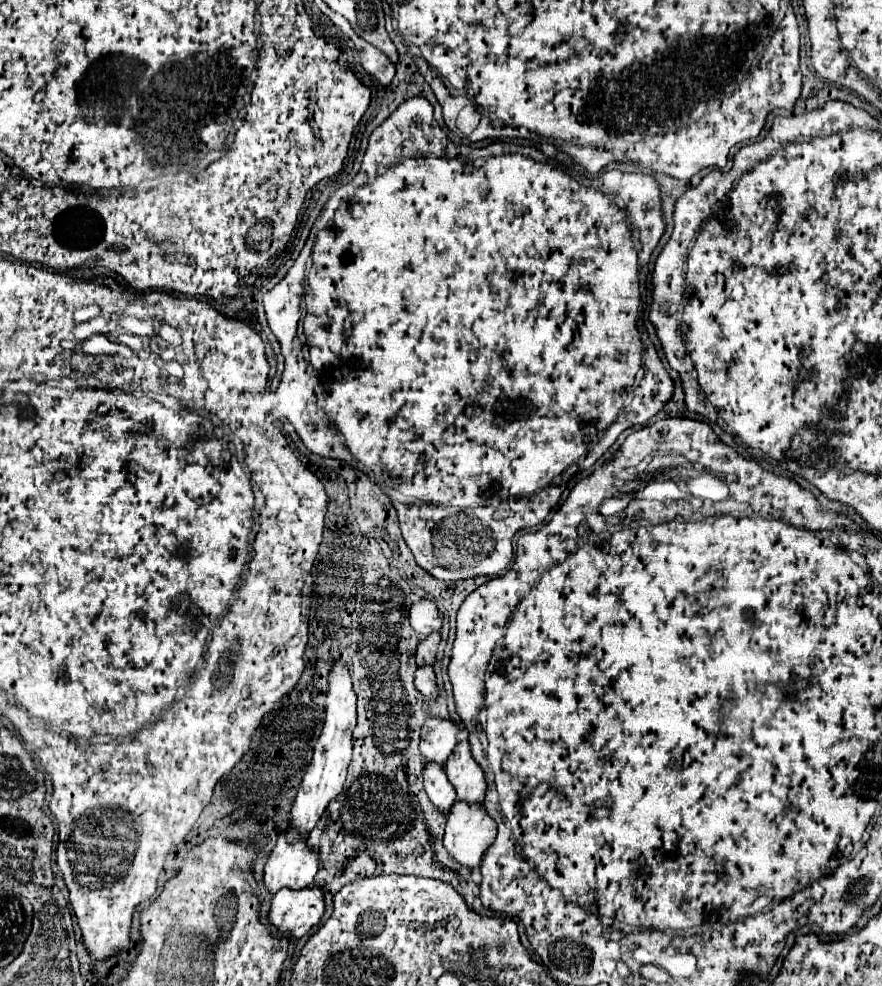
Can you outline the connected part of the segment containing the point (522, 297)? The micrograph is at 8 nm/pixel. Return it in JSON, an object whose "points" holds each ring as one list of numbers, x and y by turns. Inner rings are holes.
{"points":[[411,98,411,100,405,100,405,102,403,102,403,104,401,104,401,106,399,106,399,108,397,108,397,110,395,110,395,112,393,112,393,114,391,114,391,116,389,116,389,118,387,118,387,120,385,120,385,122,383,122,383,124,381,124,381,126,377,126,377,128,375,128,375,130,373,130,373,132,371,132,371,136,369,136,369,146,367,146,367,152,365,152,365,158,363,158,363,168,361,168,361,172,359,172,359,174,357,174,357,176,355,176,355,178,353,178,353,182,351,182,351,184,347,184,347,186,343,186,343,188,341,188,341,190,337,190,337,192,335,192,335,194,333,194,333,198,331,198,331,200,329,200,329,204,327,204,327,212,335,212,335,216,333,216,333,218,331,218,331,220,329,220,329,222,327,222,327,226,325,226,325,228,323,228,323,230,321,230,321,232,319,232,319,234,317,234,317,240,313,240,313,238,311,238,311,240,307,240,307,244,305,244,305,248,303,248,303,250,301,250,301,254,299,254,299,258,297,258,297,260,295,260,295,264,293,264,293,266,291,266,291,270,289,270,289,272,287,272,287,276,285,276,285,278,283,278,283,280,281,280,281,282,279,282,279,284,275,284,275,286,273,286,273,288,271,288,271,290,269,290,269,292,267,292,267,294,265,294,265,298,263,298,263,304,265,304,265,314,267,314,267,322,269,322,269,328,271,328,271,332,273,332,273,334,275,334,275,336,277,336,277,340,279,340,279,344,281,344,281,352,283,352,283,356,285,356,285,370,283,370,283,378,281,378,281,384,279,384,279,388,277,388,277,408,279,408,279,410,281,410,281,412,283,412,283,414,285,414,285,418,287,418,287,420,289,420,289,422,291,422,291,424,293,424,293,428,295,428,295,432,297,432,297,434,299,434,299,438,301,438,301,440,303,440,303,444,305,444,305,446,307,446,307,448,309,448,309,450,311,450,311,452,313,452,313,454,319,454,319,456,325,456,325,458,337,458,337,460,343,460,343,462,347,462,347,464,349,464,349,465,352,465,352,464,353,464,353,463,352,463,352,462,353,462,353,459,352,459,352,456,351,456,351,454,353,454,353,458,355,458,355,460,357,460,357,462,361,462,361,466,363,466,363,470,365,470,365,472,367,472,367,474,369,474,369,476,371,476,371,478,373,478,373,480,375,480,375,482,377,482,377,484,381,484,381,486,391,486,391,488,395,488,395,490,399,490,399,492,403,492,403,494,405,494,405,496,401,496,401,494,393,494,393,492,391,492,391,500,393,500,393,506,395,506,395,508,397,508,397,514,399,514,399,520,401,520,401,532,403,532,403,538,405,538,405,542,407,542,407,546,409,546,409,550,411,550,411,552,413,552,413,556,415,556,415,562,417,562,417,564,419,564,419,566,421,566,421,568,423,568,423,570,427,570,427,572,429,572,429,574,431,574,431,576,435,576,435,578,439,578,439,580,465,580,465,578,473,578,473,576,495,576,495,574,499,574,499,572,501,572,501,570,505,570,505,568,507,568,507,564,509,564,509,560,511,560,511,554,513,554,513,550,511,550,511,540,513,540,513,536,515,536,515,532,517,532,517,530,521,530,521,528,527,528,527,526,535,526,535,524,539,524,539,522,543,522,543,520,545,520,545,518,547,518,547,514,549,514,549,512,551,512,551,510,553,510,553,506,555,506,555,502,559,502,559,498,561,498,561,494,560,494,560,493,561,493,561,492,559,492,559,490,555,490,555,487,556,487,556,488,560,488,560,489,561,489,561,484,550,484,550,485,548,485,548,486,547,486,547,484,549,484,549,482,551,482,551,480,553,480,553,478,555,478,555,476,559,476,559,472,563,472,563,468,567,468,567,464,573,464,573,462,575,462,575,460,577,460,577,458,579,458,579,456,583,456,583,454,587,454,587,444,589,444,589,440,591,440,591,430,589,430,589,428,593,428,593,434,595,434,595,432,599,432,599,428,601,428,601,430,603,430,603,428,607,428,607,424,611,424,611,426,609,426,609,428,607,428,607,430,605,430,605,432,603,432,603,434,601,434,601,438,599,438,599,442,597,442,597,444,595,444,595,446,593,446,593,448,592,448,592,449,590,449,590,450,589,450,589,452,588,452,588,454,587,454,587,455,586,455,586,457,585,457,585,459,584,459,584,461,583,461,583,463,582,463,582,466,581,466,581,468,582,468,582,469,584,469,584,470,585,470,585,469,588,469,588,468,591,468,591,467,592,467,592,466,593,466,593,465,594,465,594,464,595,464,595,462,596,462,596,461,597,461,597,460,598,460,598,459,599,459,599,458,600,458,600,457,601,457,601,456,602,456,602,455,603,455,603,454,605,454,605,450,607,450,607,448,609,448,609,446,611,446,611,442,613,442,613,440,615,440,615,438,617,438,617,436,619,436,619,434,621,434,621,432,623,432,623,430,625,430,625,426,619,426,619,420,621,420,621,416,629,416,629,418,627,418,627,426,631,426,631,424,633,424,633,426,635,426,635,424,637,424,637,426,645,426,645,424,647,424,647,422,649,422,649,418,651,418,651,416,655,416,655,414,657,414,657,413,658,413,658,412,659,412,659,410,661,410,661,408,663,408,663,406,665,406,665,402,667,402,667,400,669,400,669,398,671,398,671,394,673,394,673,380,671,380,671,378,669,378,669,374,667,374,667,372,665,372,665,368,663,368,663,364,661,364,661,360,659,360,659,356,658,356,658,355,657,355,657,351,656,351,656,349,655,349,655,347,654,347,654,345,653,345,653,344,652,344,652,342,651,342,651,341,650,341,650,340,649,340,649,338,648,338,648,337,647,337,647,336,645,336,645,340,644,340,644,341,643,341,643,344,644,344,644,351,643,351,643,353,642,353,642,366,643,366,643,370,645,370,645,374,643,374,643,378,641,378,641,380,639,380,639,382,637,382,637,384,635,384,635,388,633,388,633,400,631,400,631,402,629,402,629,404,625,404,625,406,623,406,623,402,625,402,625,396,627,396,627,388,631,388,631,386,633,386,633,380,635,380,635,374,637,374,637,370,639,370,639,366,641,366,641,350,643,350,643,344,641,344,641,338,639,338,639,330,637,330,637,312,639,312,639,304,641,304,641,298,639,298,639,280,637,280,637,272,639,272,639,268,637,268,637,252,635,252,635,248,633,248,633,242,631,242,631,232,629,232,629,228,627,228,627,222,625,222,625,212,623,212,623,210,621,210,621,208,617,208,617,206,615,206,615,204,613,204,613,202,611,202,611,200,609,200,609,198,607,198,607,196,605,196,605,194,603,194,603,192,599,192,599,190,595,190,595,188,589,188,589,186,583,186,583,184,579,184,579,182,577,182,577,180,573,180,573,178,571,178,571,176,567,176,567,174,563,174,563,172,559,172,559,170,555,170,555,168,551,168,551,166,549,166,549,164,539,164,539,162,535,162,535,160,531,160,531,158,523,158,523,156,521,156,521,154,511,154,511,156,507,156,507,154,503,154,503,156,485,156,485,152,483,152,483,150,471,150,471,148,467,148,467,146,455,146,455,144,451,144,451,142,449,142,449,140,447,140,447,136,445,136,445,134,443,134,443,130,441,130,441,126,439,126,439,124,437,124,437,120,435,120,435,118,433,118,433,106,431,106,431,104,429,104,429,102,427,102,427,100,425,100,425,98],[443,148,455,148,455,156,443,156],[309,256,311,256,311,260,313,260,313,266,311,266,311,272,309,272,309,276,307,276,307,282,305,282,305,298,307,298,307,318,305,318,305,320,303,320,303,336,305,336,305,342,301,342,301,340,299,340,299,334,297,334,297,328,299,328,299,320,301,320,301,318,303,318,303,268,305,268,305,264,307,264,307,258,309,258],[367,300,373,300,373,310,371,310,371,312,367,312,367,310,365,310,365,304,371,304,371,302,367,302],[507,380,513,380,513,384,511,384,511,388,507,388],[407,496,413,496,413,498,419,498,419,500,423,500,423,502,433,502,433,504,455,504,455,506,459,506,459,508,435,508,435,506,425,506,425,504,423,504,423,502,417,502,417,500,411,500,411,498,407,498],[491,496,499,496,499,498,501,498,501,500,503,500,503,498,509,498,509,496,511,496,511,500,509,500,509,508,511,508,511,512,509,512,509,516,507,516,507,518,503,518,503,520,493,520,493,508,487,508,487,506,477,506,477,508,469,508,469,506,475,506,475,504,483,504,483,500,487,500,487,498,491,498]]}

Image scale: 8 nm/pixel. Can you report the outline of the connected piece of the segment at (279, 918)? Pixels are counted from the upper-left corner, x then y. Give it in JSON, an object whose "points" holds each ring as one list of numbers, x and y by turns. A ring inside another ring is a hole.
{"points":[[307,886,295,892,291,892,291,888,281,888,273,896,269,922,275,924,281,932,301,938,319,924,325,910,325,892,319,886]]}

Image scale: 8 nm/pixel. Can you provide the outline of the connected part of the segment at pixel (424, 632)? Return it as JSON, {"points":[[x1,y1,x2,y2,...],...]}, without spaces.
{"points":[[421,600,413,604,409,618,419,640,425,640,431,632,439,632,443,626,443,616,431,600]]}

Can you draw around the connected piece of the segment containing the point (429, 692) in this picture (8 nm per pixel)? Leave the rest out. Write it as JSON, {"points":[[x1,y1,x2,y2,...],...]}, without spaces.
{"points":[[423,666,423,668,417,668,415,672,415,688,431,702,437,700,439,696,439,688,437,688,437,682,435,682,435,672,431,666]]}

